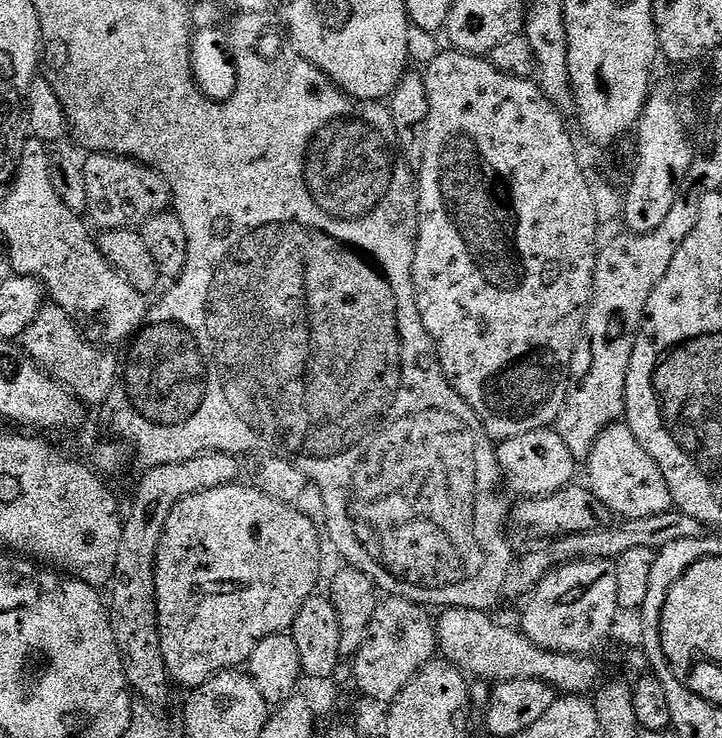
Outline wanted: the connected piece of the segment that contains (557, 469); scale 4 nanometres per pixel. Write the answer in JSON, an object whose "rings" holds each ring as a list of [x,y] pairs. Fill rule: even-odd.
{"rings":[[[539,428],[526,434],[518,434],[509,440],[499,441],[496,457],[503,483],[517,492],[517,497],[549,496],[569,487],[576,476],[578,461],[566,450],[566,442],[558,438],[552,428]]]}

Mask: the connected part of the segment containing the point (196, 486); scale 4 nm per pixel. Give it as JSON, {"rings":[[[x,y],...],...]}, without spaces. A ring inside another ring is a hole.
{"rings":[[[202,452],[186,462],[154,466],[143,473],[132,496],[132,509],[123,517],[122,542],[118,542],[118,566],[110,585],[110,615],[116,645],[120,651],[122,676],[143,703],[164,710],[172,696],[174,681],[162,658],[162,638],[156,601],[156,555],[162,533],[174,506],[186,497],[218,486],[237,483],[242,464],[228,452]]]}

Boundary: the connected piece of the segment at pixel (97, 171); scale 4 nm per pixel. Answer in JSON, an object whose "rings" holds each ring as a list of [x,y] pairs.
{"rings":[[[93,152],[84,160],[84,173],[86,216],[93,225],[97,224],[97,229],[106,232],[123,228],[138,230],[154,214],[165,211],[171,205],[172,191],[168,189],[166,178],[138,160],[110,152]]]}

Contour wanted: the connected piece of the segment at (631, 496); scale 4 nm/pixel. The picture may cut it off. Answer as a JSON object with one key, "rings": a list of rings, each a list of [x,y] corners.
{"rings":[[[614,423],[601,434],[594,450],[588,455],[586,467],[588,467],[587,487],[591,488],[592,493],[612,511],[613,517],[625,520],[647,518],[674,508],[670,486],[666,486],[666,478],[662,478],[662,470],[658,470],[654,458],[650,458],[650,454],[646,454],[644,447],[636,441],[627,423]]]}

